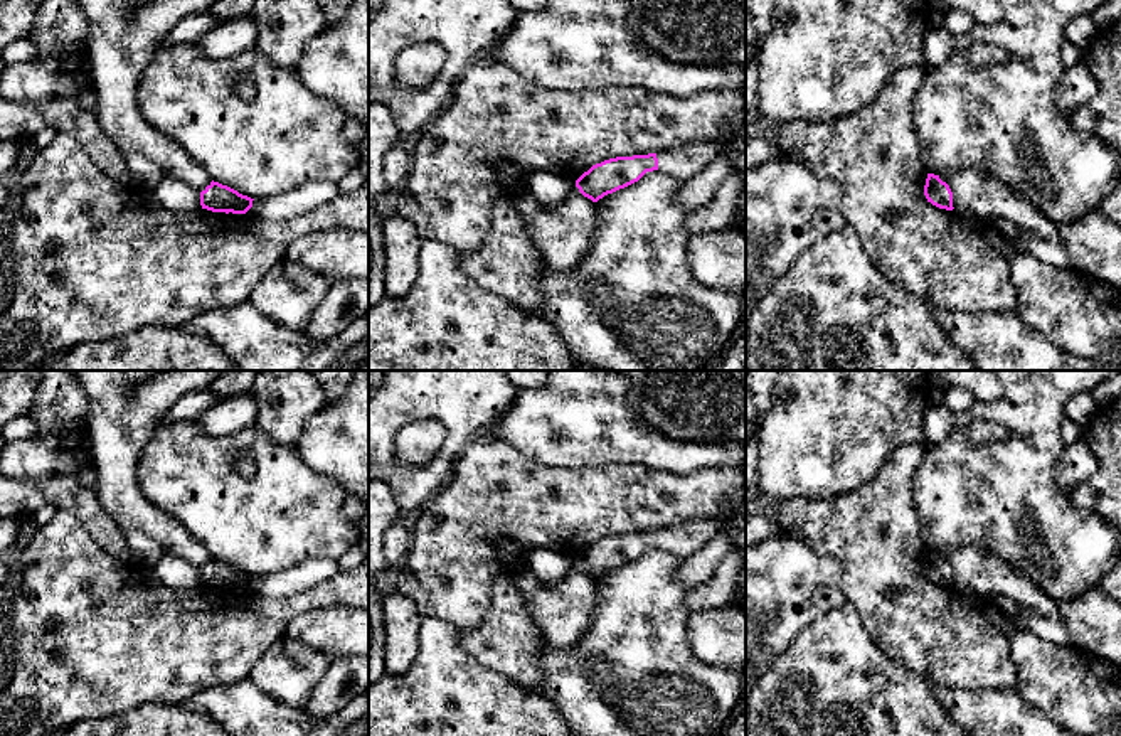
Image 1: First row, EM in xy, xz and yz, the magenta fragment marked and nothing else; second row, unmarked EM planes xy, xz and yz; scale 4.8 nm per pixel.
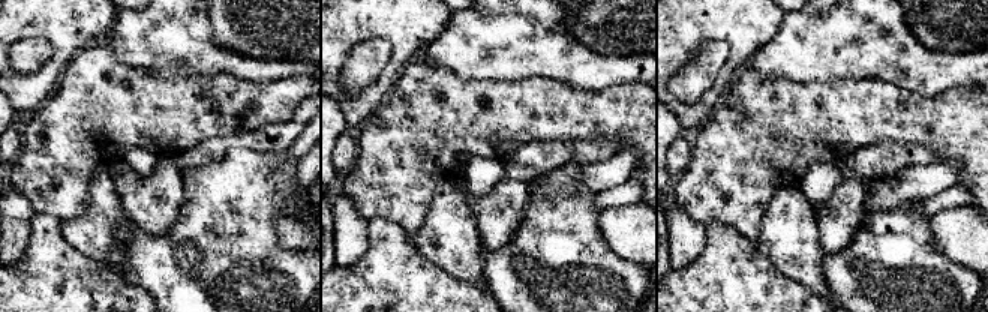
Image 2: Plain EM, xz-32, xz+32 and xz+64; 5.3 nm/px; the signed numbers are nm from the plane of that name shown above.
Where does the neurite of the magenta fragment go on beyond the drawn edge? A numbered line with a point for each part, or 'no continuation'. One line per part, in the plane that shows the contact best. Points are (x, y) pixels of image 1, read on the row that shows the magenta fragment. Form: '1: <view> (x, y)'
1: xz (685, 162)

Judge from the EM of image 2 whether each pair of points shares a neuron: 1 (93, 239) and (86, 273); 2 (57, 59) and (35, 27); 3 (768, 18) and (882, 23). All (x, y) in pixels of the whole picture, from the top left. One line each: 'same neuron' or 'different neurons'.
1: different neurons
2: same neuron
3: different neurons

